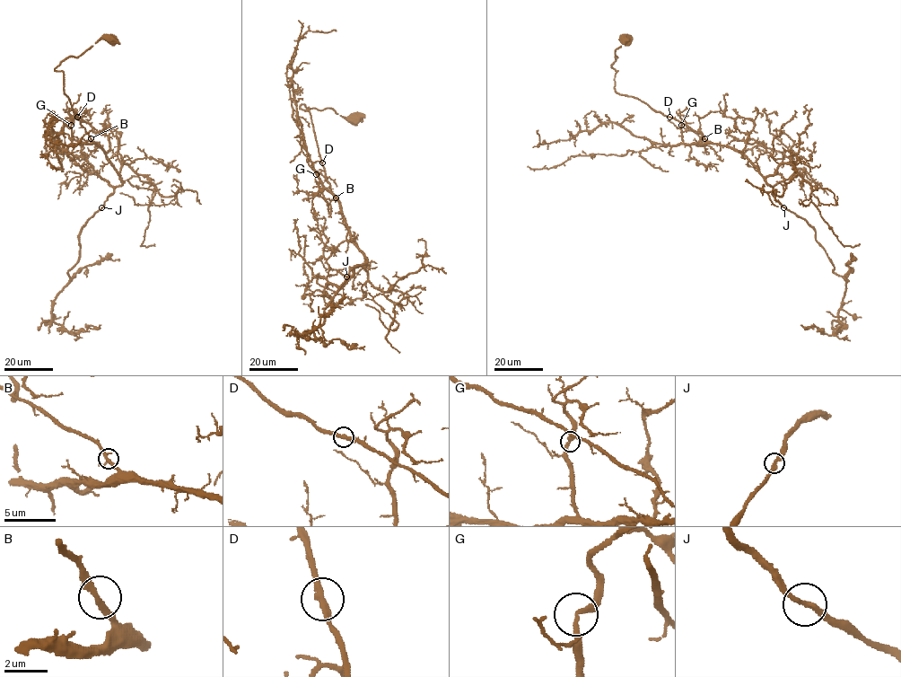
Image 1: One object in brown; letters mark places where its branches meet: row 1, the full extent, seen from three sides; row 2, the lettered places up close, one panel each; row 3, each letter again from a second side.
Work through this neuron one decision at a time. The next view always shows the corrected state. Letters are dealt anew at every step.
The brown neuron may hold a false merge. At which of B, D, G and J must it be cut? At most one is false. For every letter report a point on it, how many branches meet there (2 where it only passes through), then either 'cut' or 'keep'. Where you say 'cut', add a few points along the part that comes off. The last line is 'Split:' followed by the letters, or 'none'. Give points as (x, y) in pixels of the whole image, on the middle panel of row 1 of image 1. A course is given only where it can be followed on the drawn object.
B: at (336, 197); 2 branches meet; keep
D: at (322, 162); 2 branches meet; keep
G: at (316, 174); 2 branches meet; keep
J: at (346, 276); 2 branches meet; keep
Split: none

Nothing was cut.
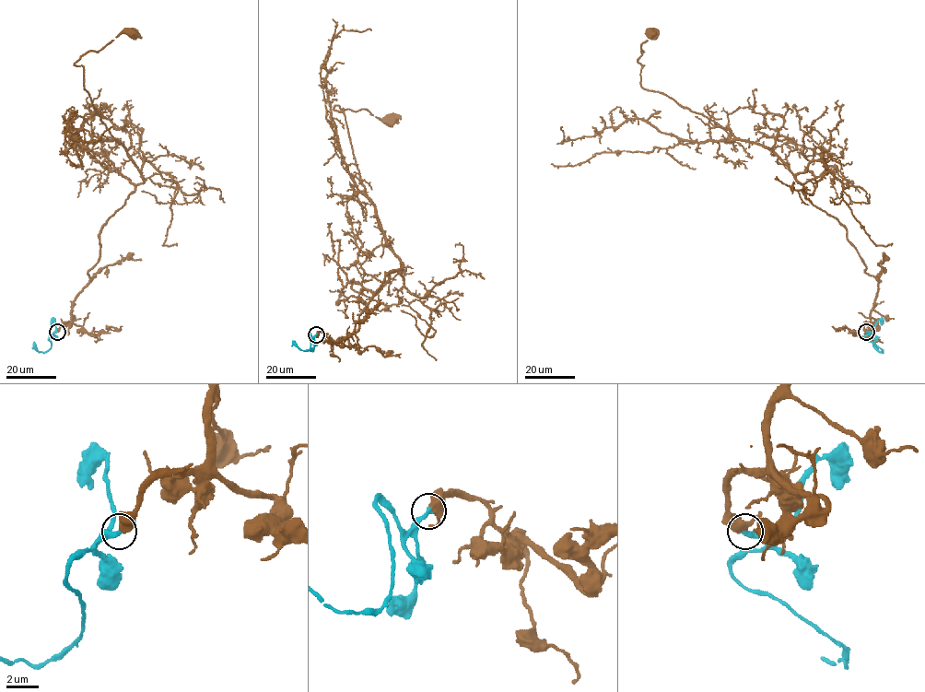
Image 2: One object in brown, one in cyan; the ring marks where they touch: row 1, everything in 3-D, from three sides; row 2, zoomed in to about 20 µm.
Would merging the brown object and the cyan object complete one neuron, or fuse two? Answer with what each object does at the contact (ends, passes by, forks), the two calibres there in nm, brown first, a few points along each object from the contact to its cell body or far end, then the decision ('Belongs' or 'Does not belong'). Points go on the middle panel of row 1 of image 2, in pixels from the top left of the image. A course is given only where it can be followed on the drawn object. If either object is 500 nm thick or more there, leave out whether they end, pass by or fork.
At the ring brown passes by. At the ring cyan ends. Thickness 440 nm (brown) against 300 nm. Course of brown: (316, 334), (348, 346), (358, 315), (403, 265), (360, 181), (343, 109), (333, 109), (390, 121). Course of cyan: (316, 334), (313, 337), (308, 333), (310, 347), (305, 350), (293, 342). Belongs

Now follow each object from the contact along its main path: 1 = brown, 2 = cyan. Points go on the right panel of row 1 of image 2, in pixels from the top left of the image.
1: (866, 331), (878, 280), (865, 270), (846, 228), (809, 200), (768, 149), (641, 86), (638, 59), (652, 33)
2: (867, 331), (870, 333), (865, 338), (883, 352), (873, 342)

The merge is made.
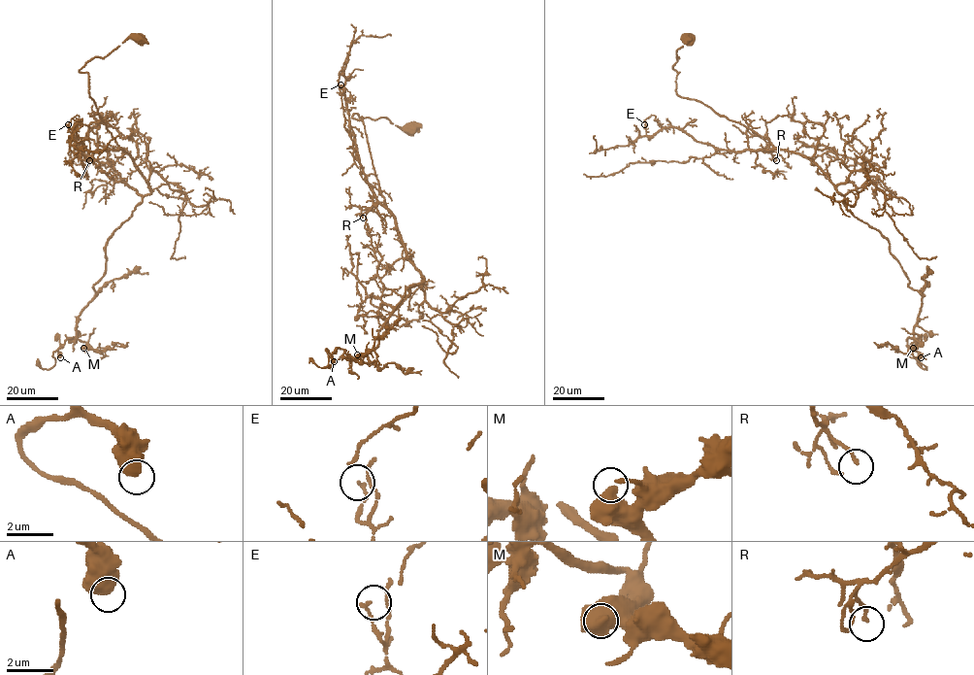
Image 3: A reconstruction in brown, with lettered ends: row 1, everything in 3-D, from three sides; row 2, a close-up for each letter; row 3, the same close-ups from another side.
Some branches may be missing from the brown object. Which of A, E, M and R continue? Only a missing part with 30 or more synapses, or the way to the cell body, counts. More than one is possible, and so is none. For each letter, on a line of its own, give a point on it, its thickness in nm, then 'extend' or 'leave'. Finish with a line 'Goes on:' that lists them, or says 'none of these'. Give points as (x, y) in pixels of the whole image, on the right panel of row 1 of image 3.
A: (921, 357) | 750 nm | leave
E: (644, 124) | 130 nm | leave
M: (913, 348) | 600 nm | leave
R: (776, 160) | 140 nm | leave
Goes on: none of these

